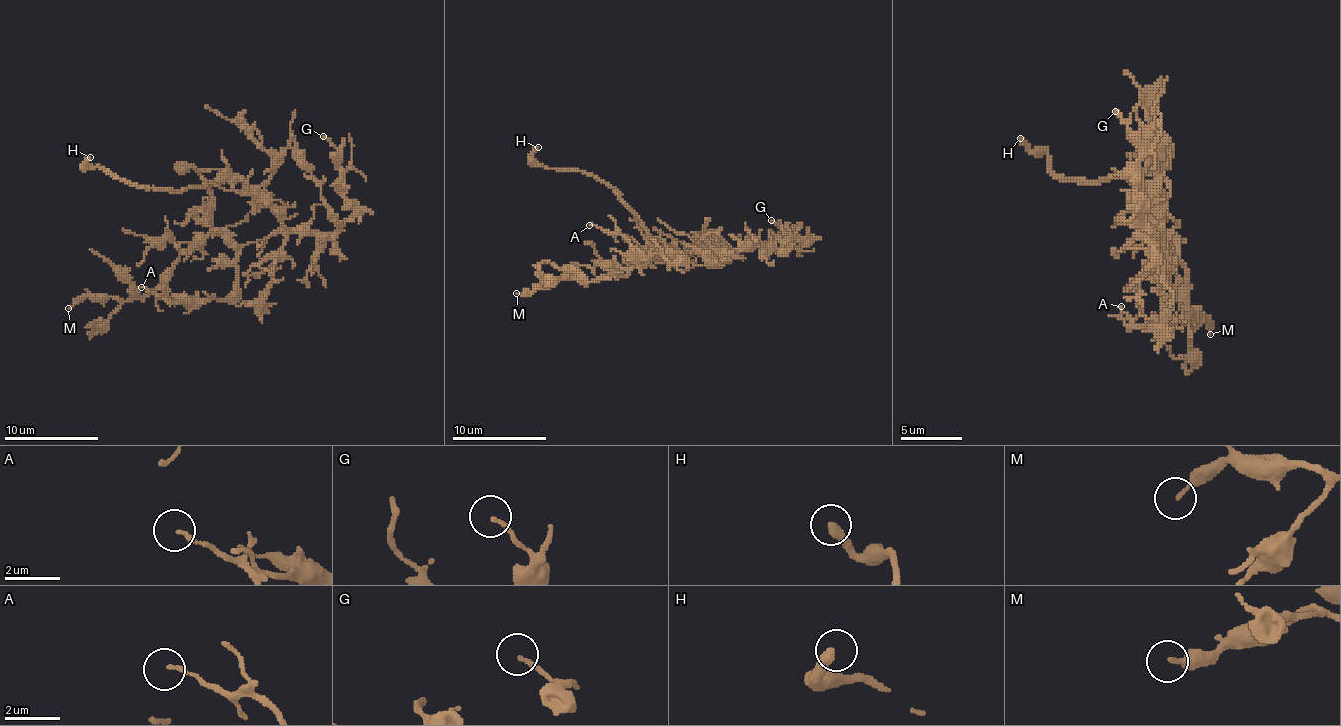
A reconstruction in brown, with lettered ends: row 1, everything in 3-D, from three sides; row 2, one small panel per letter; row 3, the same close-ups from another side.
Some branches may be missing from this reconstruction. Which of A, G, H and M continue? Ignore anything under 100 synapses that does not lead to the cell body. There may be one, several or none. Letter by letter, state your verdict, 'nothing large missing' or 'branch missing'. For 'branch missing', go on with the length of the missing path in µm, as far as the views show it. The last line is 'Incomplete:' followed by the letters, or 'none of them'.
A: nothing large missing
G: nothing large missing
H: branch missing | 30 µm
M: nothing large missing
Incomplete: H

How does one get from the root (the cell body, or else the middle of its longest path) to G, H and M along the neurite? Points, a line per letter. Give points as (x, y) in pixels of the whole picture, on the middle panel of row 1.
G: (696, 263), (710, 251), (783, 251), (802, 242), (785, 239), (785, 230), (771, 220)
H: (696, 263), (698, 256), (707, 253), (667, 253), (608, 185), (580, 171), (542, 166), (533, 157), (538, 147)
M: (696, 263), (679, 270), (670, 260), (646, 258), (625, 275), (589, 282), (545, 279), (516, 293)

